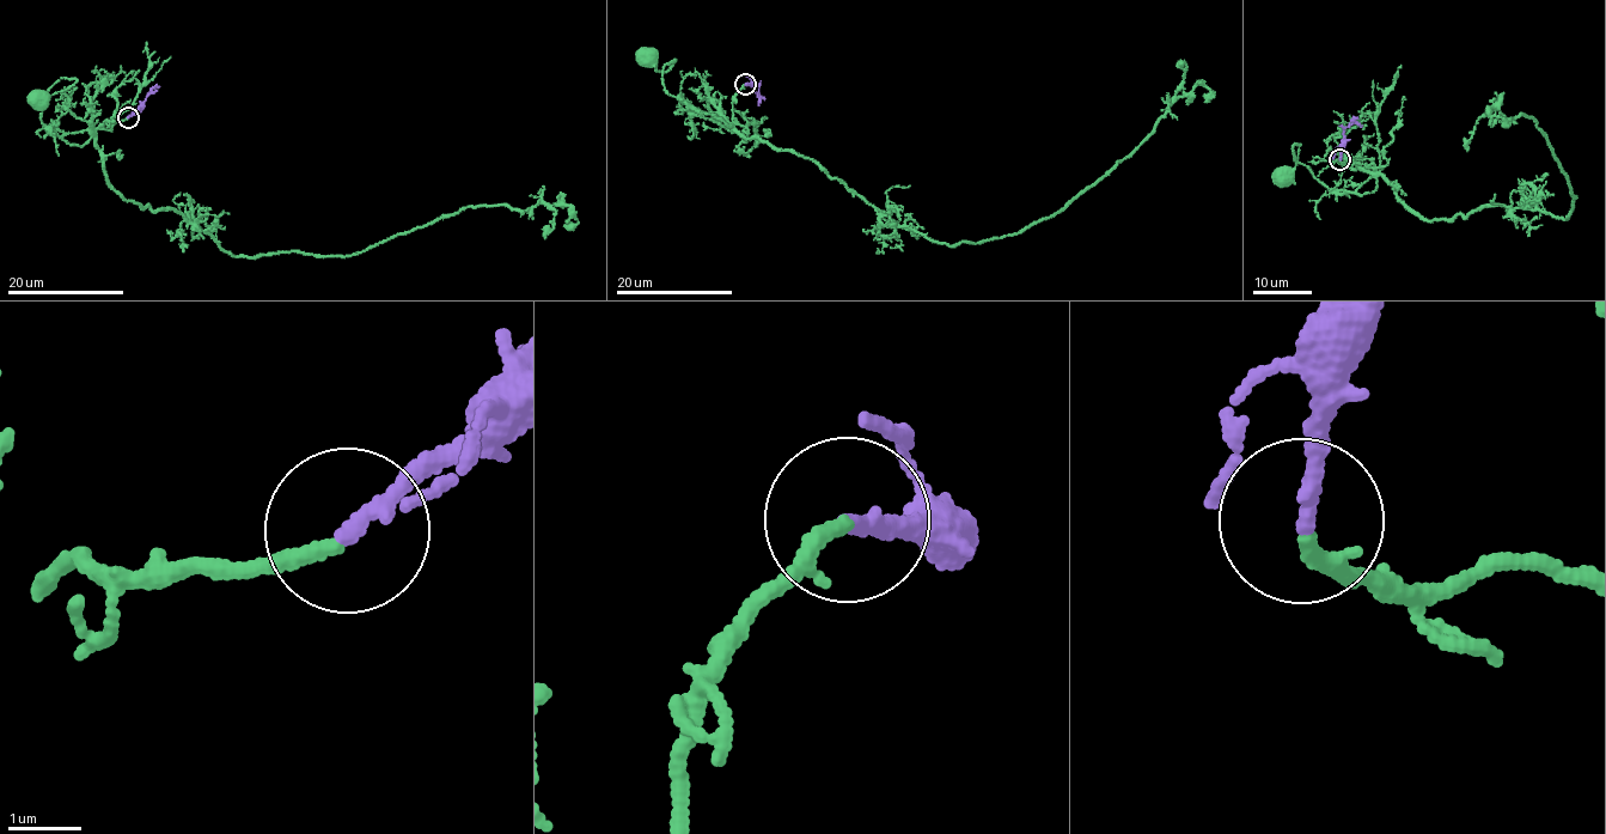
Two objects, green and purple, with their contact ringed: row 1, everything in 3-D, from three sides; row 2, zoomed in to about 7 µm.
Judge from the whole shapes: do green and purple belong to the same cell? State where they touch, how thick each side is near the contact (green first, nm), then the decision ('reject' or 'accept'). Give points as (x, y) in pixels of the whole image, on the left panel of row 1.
place (128, 117); calibres 220 and 240 nm; accept

